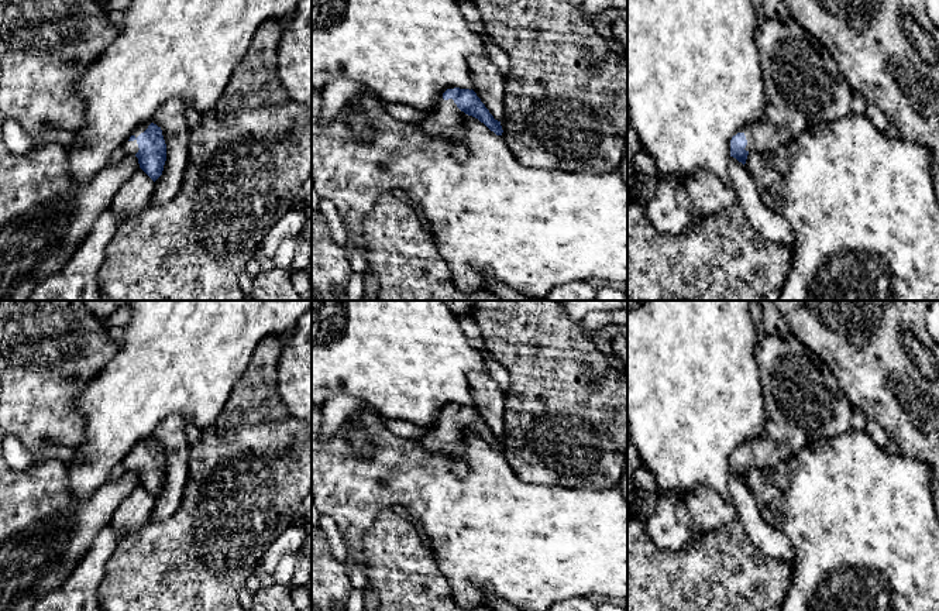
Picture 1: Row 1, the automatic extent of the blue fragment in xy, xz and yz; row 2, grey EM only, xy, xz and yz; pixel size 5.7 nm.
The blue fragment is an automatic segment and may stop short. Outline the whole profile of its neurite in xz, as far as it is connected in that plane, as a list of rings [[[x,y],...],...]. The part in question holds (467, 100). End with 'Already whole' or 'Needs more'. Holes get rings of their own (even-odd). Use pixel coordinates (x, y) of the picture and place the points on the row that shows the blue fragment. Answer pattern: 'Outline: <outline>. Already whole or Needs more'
Outline: [[[447,89],[438,106],[419,126],[426,133],[444,138],[464,138],[467,127],[461,116],[462,111],[478,119],[496,135],[502,135],[501,121],[493,119],[472,89]]]. Needs more

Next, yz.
Outline: [[[766,18],[757,25],[754,41],[764,75],[766,110],[759,121],[730,140],[730,157],[743,165],[750,151],[773,154],[818,123],[847,117],[853,99],[853,90],[828,48],[795,20]]]. Needs more

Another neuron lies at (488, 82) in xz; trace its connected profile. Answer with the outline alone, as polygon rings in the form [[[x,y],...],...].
[[[485,55],[467,59],[471,72],[472,90],[489,110],[495,120],[503,119],[505,76]]]

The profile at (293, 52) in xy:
[[[300,0],[278,44],[278,76],[288,96],[312,107],[312,0]]]

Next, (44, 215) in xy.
[[[0,113],[0,301],[28,301],[42,281],[63,268],[97,217],[111,206],[117,192],[134,178],[140,164],[135,155],[127,155],[121,162],[106,165],[86,185],[78,185],[70,178],[65,147],[49,143],[24,154],[13,154],[3,143],[3,121]]]

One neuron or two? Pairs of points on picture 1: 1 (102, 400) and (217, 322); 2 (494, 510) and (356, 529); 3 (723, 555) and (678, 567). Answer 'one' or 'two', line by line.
1: one
2: one
3: one

